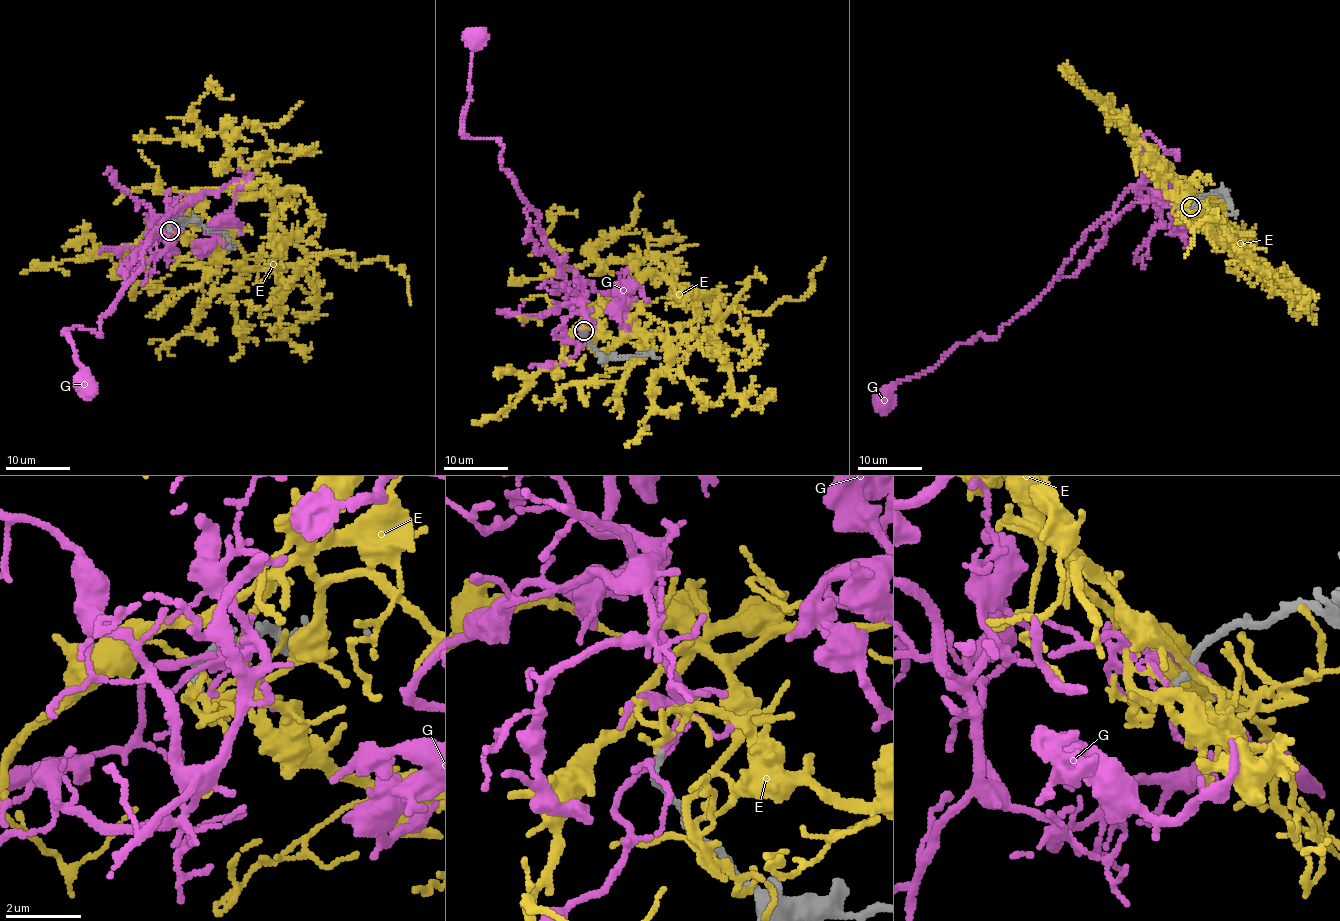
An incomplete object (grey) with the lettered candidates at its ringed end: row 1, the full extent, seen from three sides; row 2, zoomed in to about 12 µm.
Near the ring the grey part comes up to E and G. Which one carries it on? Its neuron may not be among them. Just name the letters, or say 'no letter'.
no letter

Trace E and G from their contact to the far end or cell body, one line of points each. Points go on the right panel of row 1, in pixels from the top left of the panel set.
E: (1191, 207), (1214, 231), (1229, 230), (1209, 211), (1223, 219), (1218, 211), (1203, 219), (1184, 256)
G: (1191, 207), (1180, 197), (1157, 205), (1132, 185), (1084, 232), (1049, 288), (993, 337), (957, 343), (880, 399)

